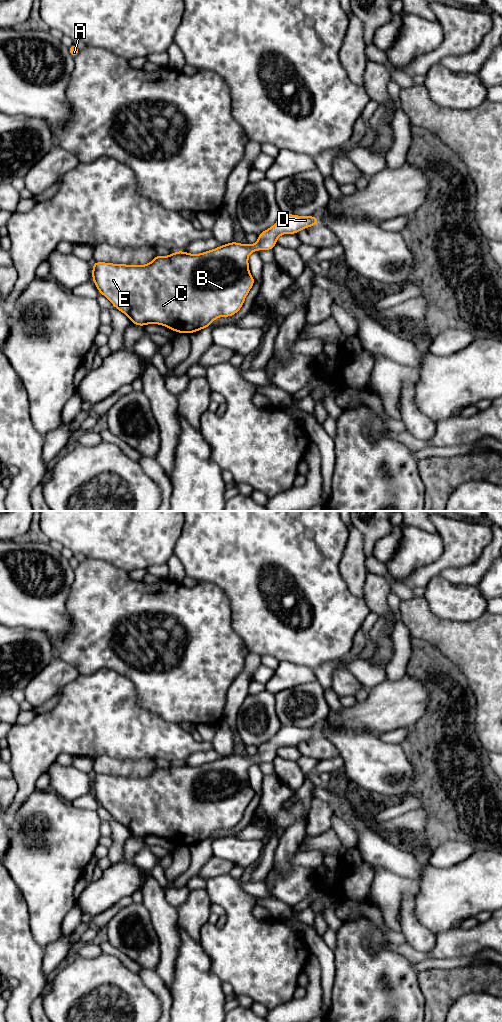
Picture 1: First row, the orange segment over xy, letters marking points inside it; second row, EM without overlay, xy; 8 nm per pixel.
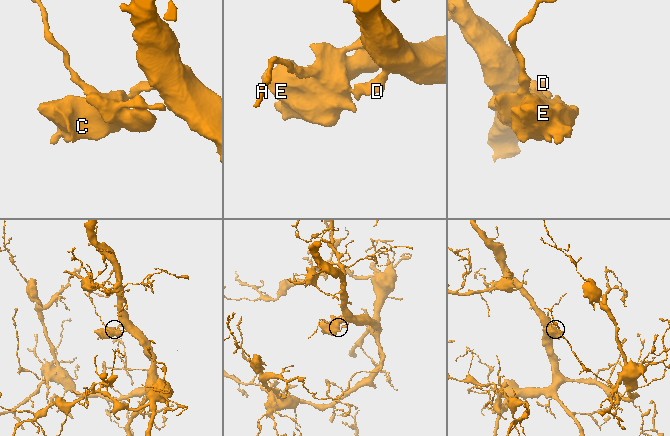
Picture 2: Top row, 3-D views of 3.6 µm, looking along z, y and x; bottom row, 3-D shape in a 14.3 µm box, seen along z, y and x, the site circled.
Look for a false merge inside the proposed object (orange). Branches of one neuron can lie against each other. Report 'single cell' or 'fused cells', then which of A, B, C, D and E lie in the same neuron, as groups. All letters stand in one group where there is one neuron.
single cell; A B C D E

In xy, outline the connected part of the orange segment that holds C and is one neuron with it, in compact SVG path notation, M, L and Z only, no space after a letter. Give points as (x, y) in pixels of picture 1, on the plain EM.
M282 726L276 735L258 746L256 756L241 756L232 753L200 766L190 766L184 763L173 764L169 768L158 767L144 777L114 776L93 774L92 792L100 806L104 807L112 817L124 825L137 838L158 836L177 845L194 845L211 838L219 829L235 827L243 818L246 808L255 795L249 783L248 769L254 763L273 762L277 750L283 746L297 746L300 742L319 735L315 728L297 728Z

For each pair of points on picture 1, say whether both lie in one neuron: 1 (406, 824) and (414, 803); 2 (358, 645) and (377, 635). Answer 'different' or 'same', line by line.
1: different
2: different

